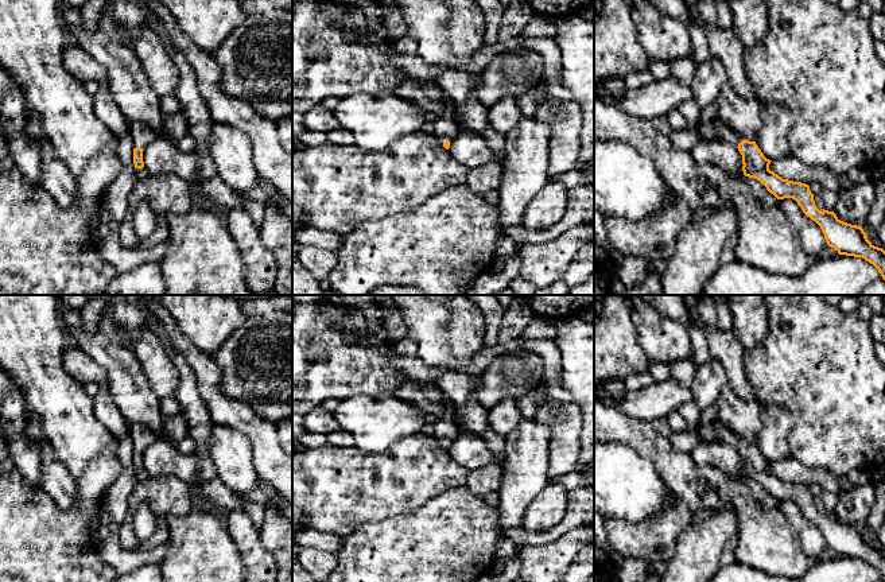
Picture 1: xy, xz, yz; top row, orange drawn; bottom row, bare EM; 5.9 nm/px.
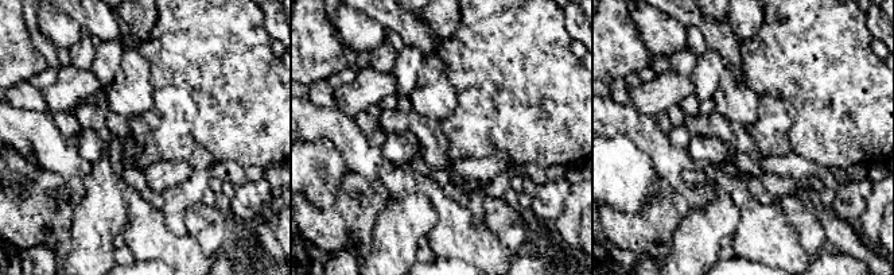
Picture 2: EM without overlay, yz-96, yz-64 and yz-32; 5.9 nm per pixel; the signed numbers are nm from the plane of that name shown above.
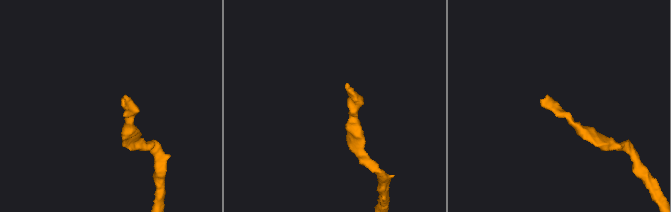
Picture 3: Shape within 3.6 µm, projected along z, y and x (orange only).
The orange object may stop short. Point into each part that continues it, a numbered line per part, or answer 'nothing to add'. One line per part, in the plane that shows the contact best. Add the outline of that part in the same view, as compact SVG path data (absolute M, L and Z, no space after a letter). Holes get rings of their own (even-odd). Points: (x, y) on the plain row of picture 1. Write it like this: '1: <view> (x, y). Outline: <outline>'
1: xy (142, 437). Outline: M137 423L129 424L129 434L132 436L133 450L144 451L158 439L158 436L150 428Z

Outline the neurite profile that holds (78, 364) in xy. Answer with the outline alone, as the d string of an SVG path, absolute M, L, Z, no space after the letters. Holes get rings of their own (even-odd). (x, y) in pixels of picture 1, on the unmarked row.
M69 344L63 353L63 368L81 384L108 384L106 370L73 344Z

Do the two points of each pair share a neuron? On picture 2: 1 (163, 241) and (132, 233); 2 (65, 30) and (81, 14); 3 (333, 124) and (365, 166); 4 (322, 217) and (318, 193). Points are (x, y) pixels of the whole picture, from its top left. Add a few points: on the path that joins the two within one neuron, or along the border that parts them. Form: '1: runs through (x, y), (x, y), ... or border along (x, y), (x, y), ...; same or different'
1: runs through (155, 241), (146, 235), (140, 235); same
2: border along (67, 14), (82, 27); different
3: runs through (344, 135), (360, 155); same
4: border along (341, 182), (330, 206), (317, 206), (304, 196); different

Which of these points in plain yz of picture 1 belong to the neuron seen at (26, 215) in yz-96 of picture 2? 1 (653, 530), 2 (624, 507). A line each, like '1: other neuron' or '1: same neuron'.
1: same neuron
2: other neuron

